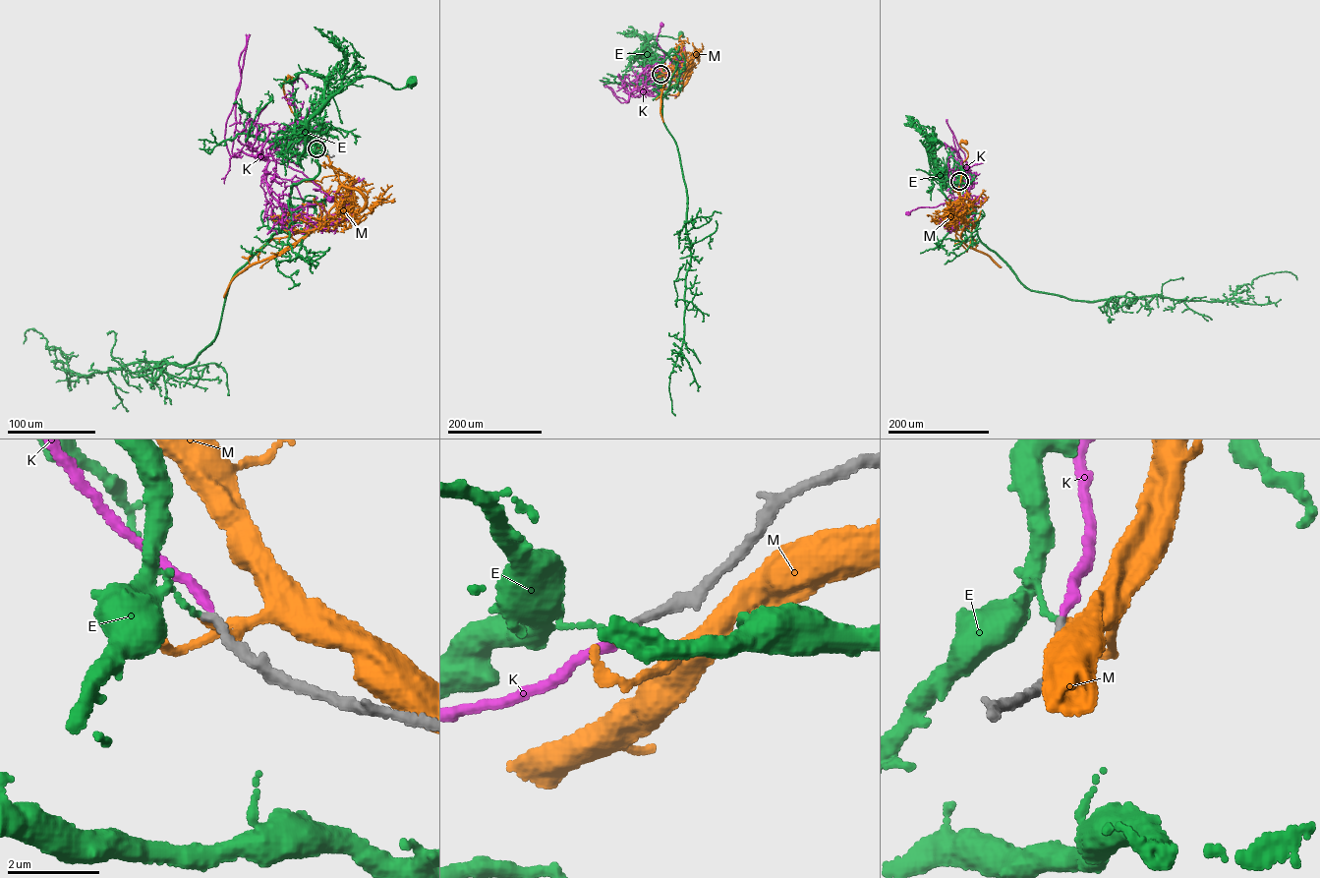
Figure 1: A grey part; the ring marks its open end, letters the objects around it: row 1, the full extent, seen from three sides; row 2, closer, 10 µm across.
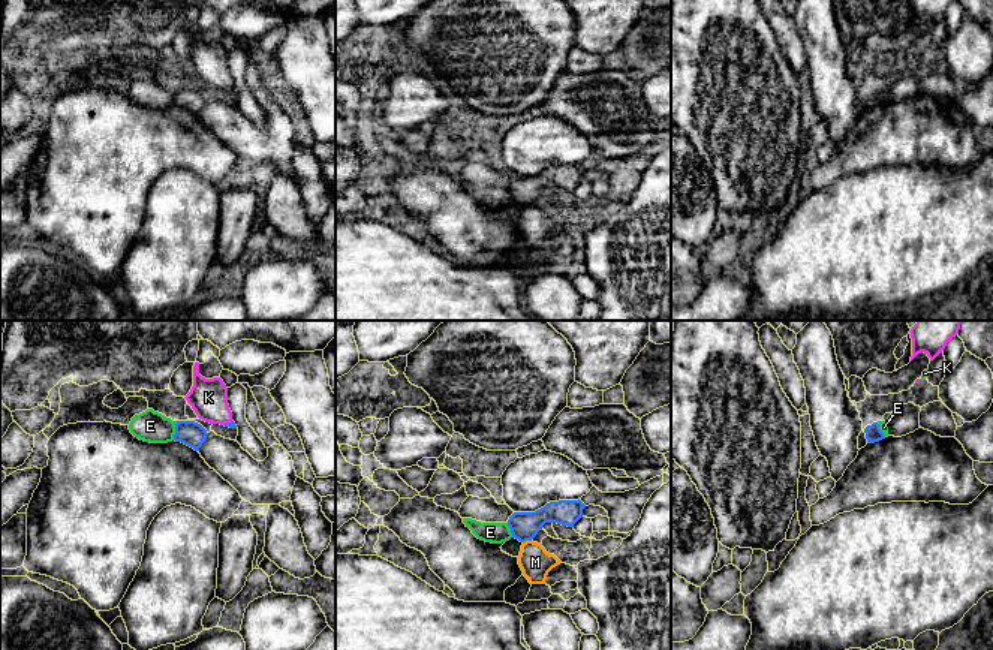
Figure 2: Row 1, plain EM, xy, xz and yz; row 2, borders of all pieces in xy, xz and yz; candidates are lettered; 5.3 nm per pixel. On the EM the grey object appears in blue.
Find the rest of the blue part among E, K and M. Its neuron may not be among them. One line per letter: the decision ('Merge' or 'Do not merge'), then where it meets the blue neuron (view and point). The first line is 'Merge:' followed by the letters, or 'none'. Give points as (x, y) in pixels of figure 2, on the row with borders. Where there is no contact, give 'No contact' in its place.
Merge: K
E: Do not merge. Touches blue at xy (175, 430)
K: Merge. Touches blue at xy (229, 423)
M: Do not merge. Touches blue at xz (526, 539)

